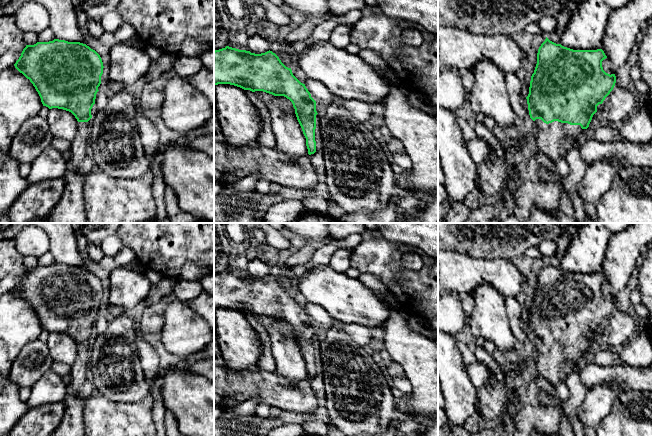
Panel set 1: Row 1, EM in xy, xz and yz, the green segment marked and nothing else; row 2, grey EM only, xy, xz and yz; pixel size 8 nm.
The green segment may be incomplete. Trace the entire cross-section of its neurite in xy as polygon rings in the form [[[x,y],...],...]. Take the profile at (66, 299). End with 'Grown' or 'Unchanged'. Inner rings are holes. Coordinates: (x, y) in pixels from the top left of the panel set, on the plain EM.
[[[54,263],[49,266],[26,269],[14,290],[33,308],[43,330],[69,335],[79,346],[76,360],[70,366],[71,382],[67,384],[64,399],[65,412],[61,423],[50,436],[86,436],[83,421],[86,400],[80,398],[77,392],[82,385],[90,381],[88,345],[92,342],[91,333],[95,328],[98,311],[101,308],[104,292],[102,283],[86,268]]]. Grown

